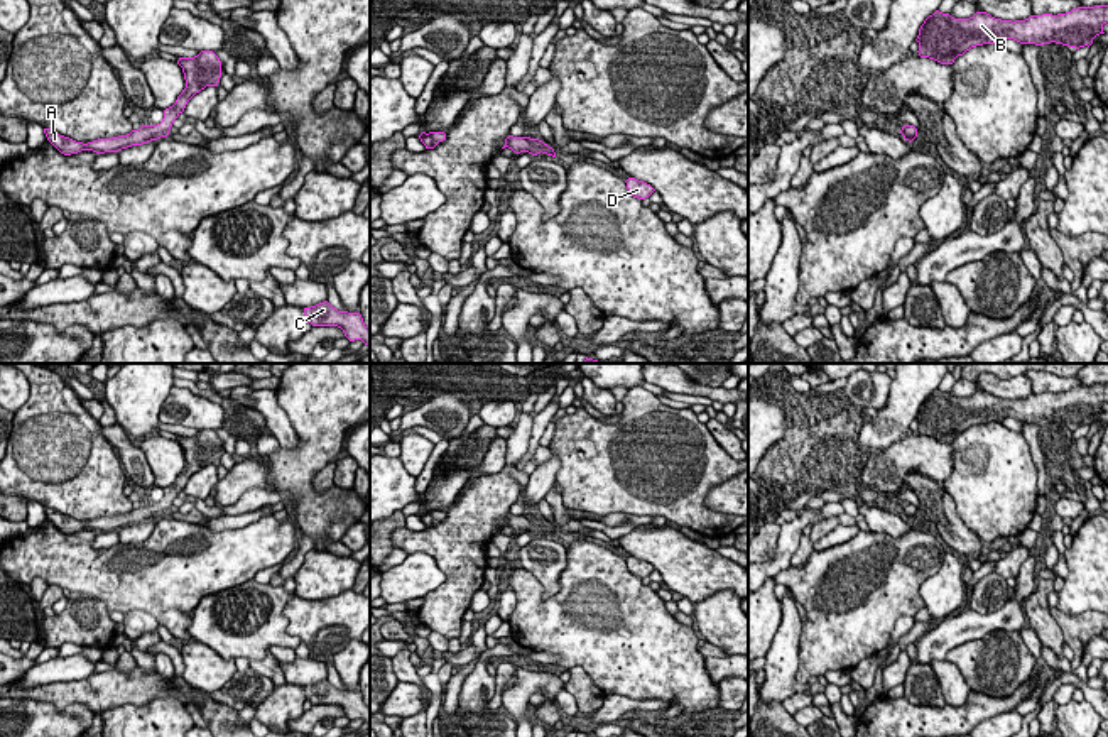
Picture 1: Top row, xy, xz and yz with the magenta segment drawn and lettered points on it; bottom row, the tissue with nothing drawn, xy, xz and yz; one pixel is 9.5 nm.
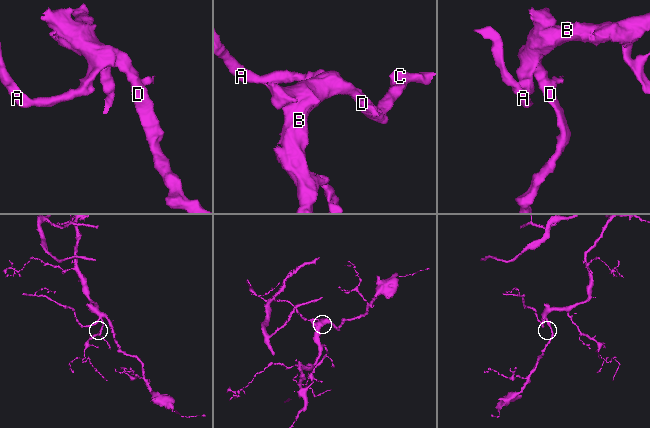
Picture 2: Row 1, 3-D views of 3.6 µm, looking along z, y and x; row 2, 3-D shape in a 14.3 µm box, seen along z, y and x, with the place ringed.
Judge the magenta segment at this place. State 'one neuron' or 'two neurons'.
one neuron

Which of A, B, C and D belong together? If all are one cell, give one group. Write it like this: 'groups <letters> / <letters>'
groups A B C D

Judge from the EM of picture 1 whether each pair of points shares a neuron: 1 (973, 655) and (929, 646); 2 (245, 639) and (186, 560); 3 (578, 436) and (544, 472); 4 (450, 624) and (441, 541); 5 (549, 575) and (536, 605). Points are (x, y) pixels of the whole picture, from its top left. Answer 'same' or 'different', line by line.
1: different
2: different
3: different
4: same
5: different

